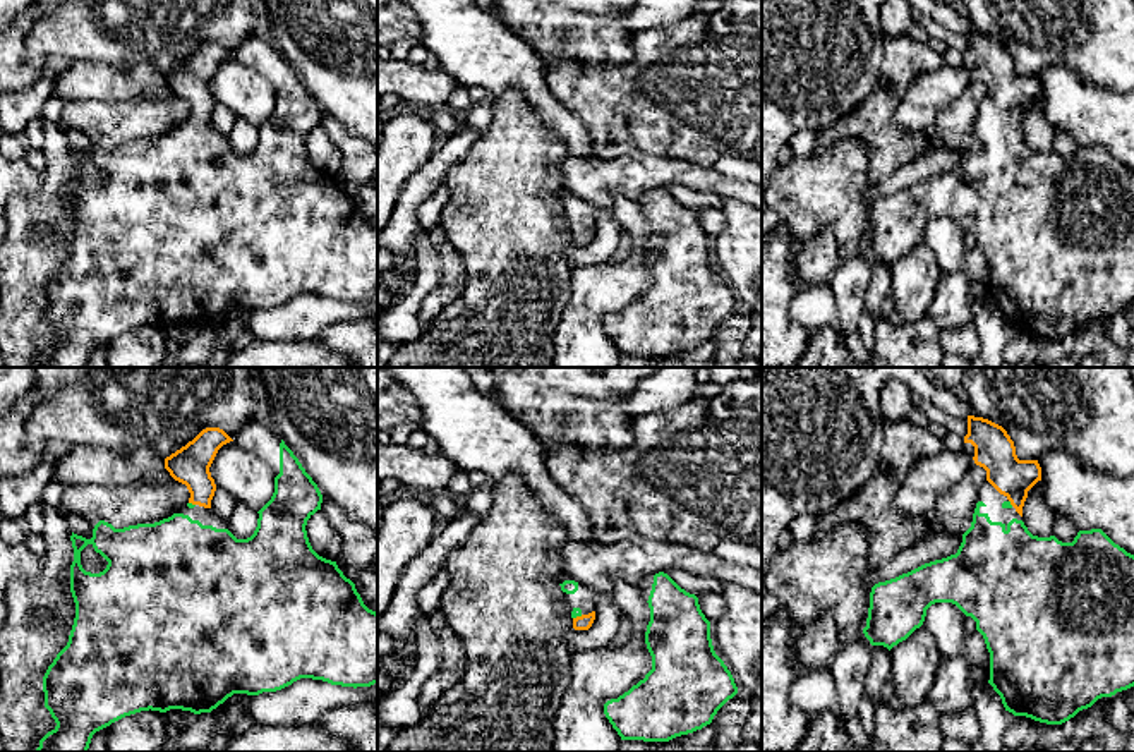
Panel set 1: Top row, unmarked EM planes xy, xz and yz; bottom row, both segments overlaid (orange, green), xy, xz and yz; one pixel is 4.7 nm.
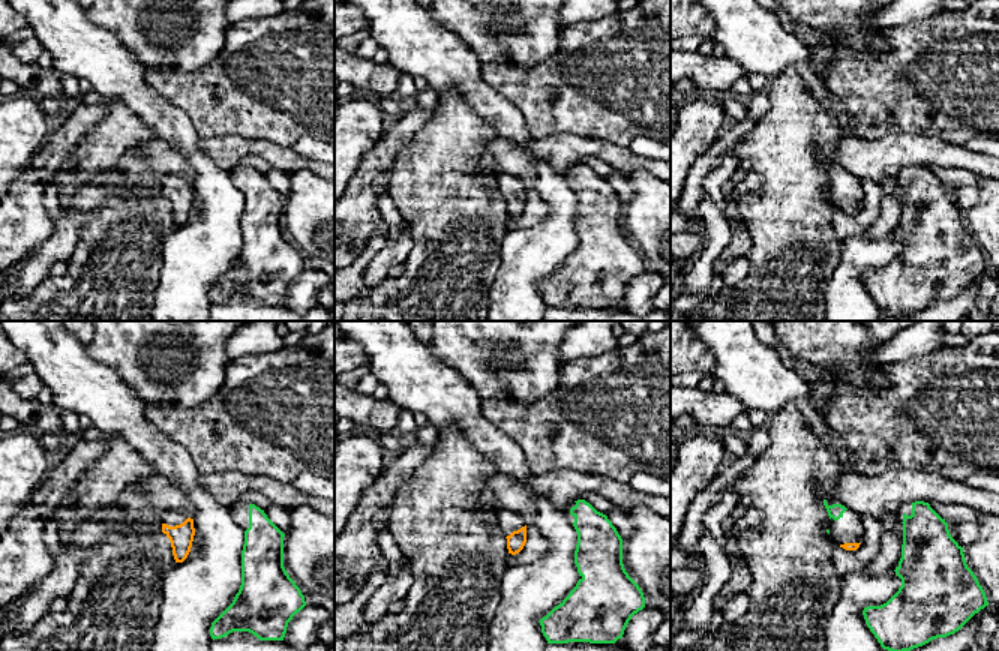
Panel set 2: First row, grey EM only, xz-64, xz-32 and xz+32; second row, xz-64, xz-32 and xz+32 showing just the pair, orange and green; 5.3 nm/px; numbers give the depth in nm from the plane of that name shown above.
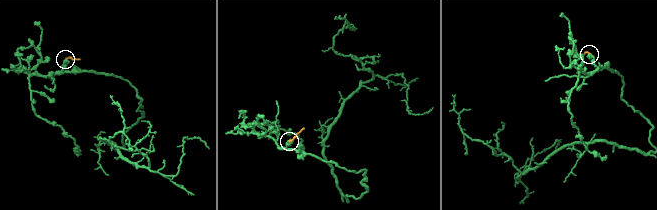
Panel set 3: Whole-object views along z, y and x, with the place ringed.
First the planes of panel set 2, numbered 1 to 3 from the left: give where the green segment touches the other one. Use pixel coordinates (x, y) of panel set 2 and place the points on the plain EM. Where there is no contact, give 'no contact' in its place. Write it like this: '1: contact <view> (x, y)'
1: no contact
2: no contact
3: no contact

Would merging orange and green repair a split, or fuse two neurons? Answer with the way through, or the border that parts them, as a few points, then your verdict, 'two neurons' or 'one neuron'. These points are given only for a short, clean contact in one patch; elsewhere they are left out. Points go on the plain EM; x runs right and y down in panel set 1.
way xz (584, 237), (577, 232), (577, 227); one neuron

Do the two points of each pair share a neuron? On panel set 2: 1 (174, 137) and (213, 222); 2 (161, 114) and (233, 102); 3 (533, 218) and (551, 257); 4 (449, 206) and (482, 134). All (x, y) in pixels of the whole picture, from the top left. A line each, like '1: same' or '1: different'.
1: same
2: different
3: different
4: same

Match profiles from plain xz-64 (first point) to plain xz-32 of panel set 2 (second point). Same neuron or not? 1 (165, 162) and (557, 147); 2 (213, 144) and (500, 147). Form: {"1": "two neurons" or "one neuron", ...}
{"1": "one neuron", "2": "one neuron"}

